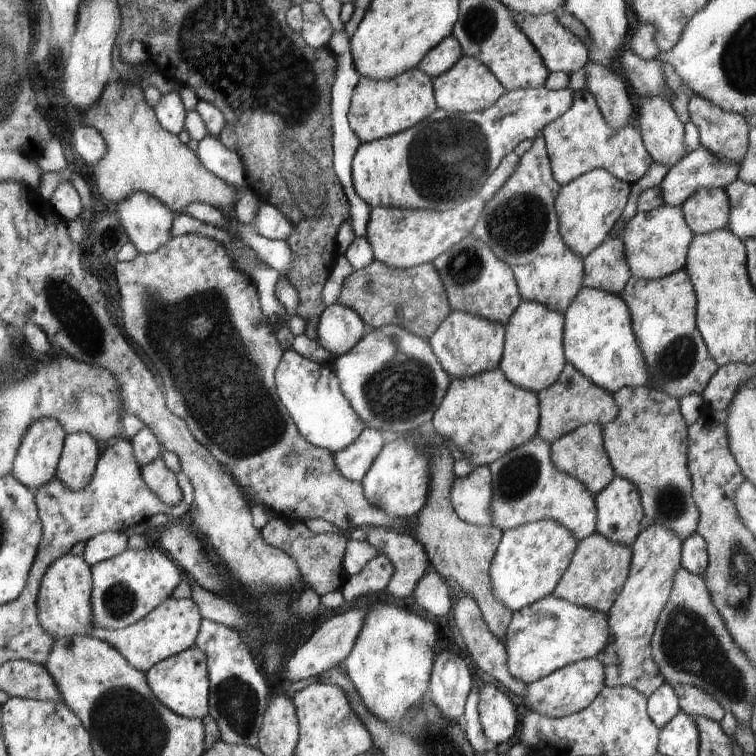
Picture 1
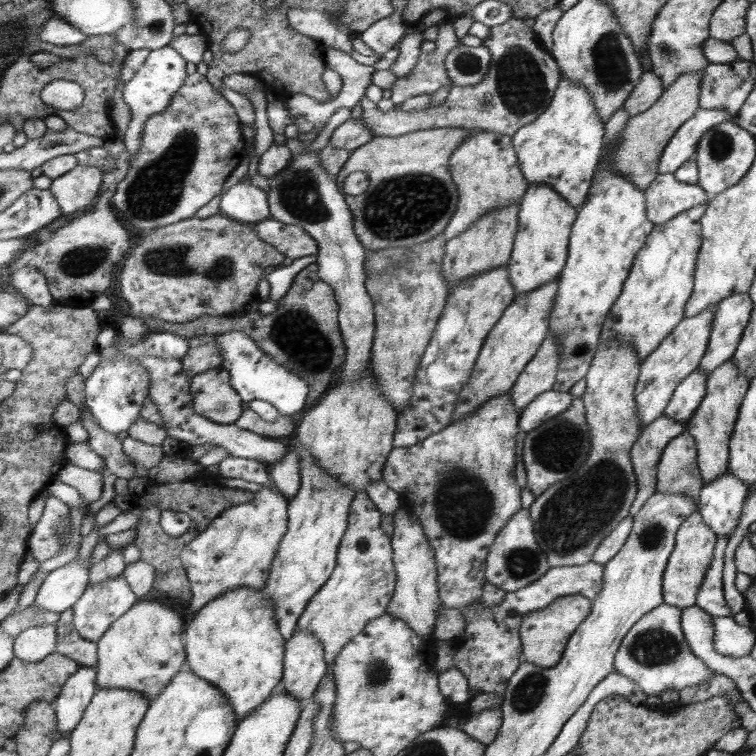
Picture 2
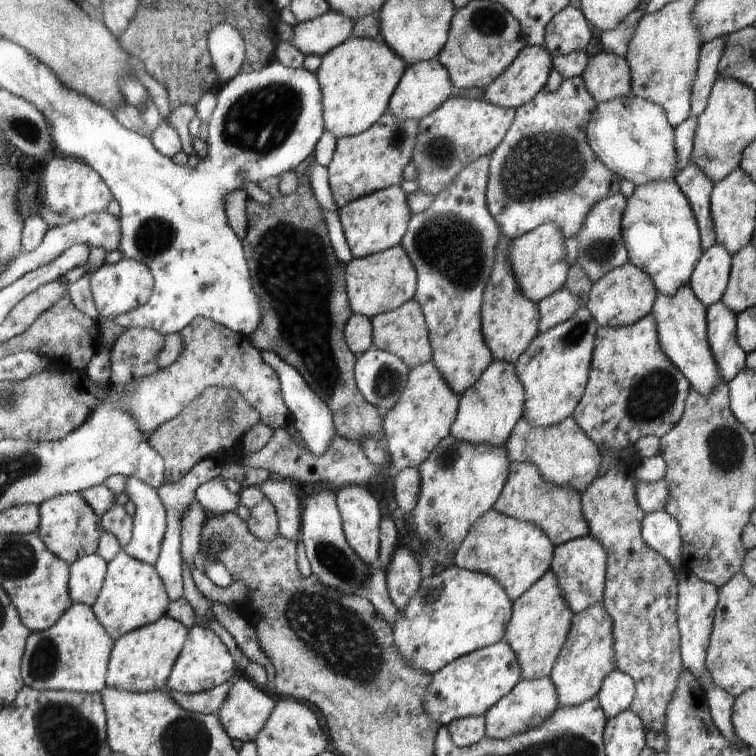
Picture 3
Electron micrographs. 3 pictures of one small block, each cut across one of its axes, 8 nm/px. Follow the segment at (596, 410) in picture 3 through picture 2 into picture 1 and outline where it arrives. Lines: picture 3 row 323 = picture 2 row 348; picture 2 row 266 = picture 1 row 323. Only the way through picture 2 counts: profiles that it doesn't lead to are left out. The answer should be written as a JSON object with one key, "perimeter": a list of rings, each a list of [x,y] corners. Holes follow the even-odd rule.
{"perimeter":[[[685,269],[668,274],[660,279],[638,279],[633,275],[625,283],[620,298],[629,302],[629,314],[633,314],[632,334],[637,334],[637,342],[641,342],[641,354],[645,354],[645,366],[651,381],[649,389],[662,392],[677,402],[687,395],[700,395],[709,377],[718,369],[718,364],[709,356],[704,342],[694,325],[695,297]]]}

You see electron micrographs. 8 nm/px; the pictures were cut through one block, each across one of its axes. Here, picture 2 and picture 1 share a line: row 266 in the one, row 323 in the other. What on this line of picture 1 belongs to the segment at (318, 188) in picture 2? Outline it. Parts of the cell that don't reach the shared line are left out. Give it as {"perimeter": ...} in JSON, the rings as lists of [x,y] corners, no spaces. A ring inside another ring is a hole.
{"perimeter":[[[337,302],[329,304],[320,316],[318,340],[338,357],[353,350],[369,331],[368,324],[353,307]]]}

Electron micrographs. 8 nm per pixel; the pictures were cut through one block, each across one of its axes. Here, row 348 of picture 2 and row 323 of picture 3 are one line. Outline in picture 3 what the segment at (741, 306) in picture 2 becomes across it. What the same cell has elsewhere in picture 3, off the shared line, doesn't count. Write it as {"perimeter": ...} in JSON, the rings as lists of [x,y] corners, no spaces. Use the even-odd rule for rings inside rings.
{"perimeter":[[[720,300],[706,308],[706,339],[721,382],[729,382],[744,368],[746,354],[735,338],[735,315]]]}

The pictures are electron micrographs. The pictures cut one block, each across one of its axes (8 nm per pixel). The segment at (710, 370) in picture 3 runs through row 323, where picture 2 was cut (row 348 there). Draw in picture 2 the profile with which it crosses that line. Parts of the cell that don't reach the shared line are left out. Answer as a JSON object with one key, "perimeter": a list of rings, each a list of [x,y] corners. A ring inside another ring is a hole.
{"perimeter":[[[717,303],[707,306],[705,310],[701,310],[691,318],[682,318],[669,331],[669,334],[665,335],[659,346],[645,356],[645,360],[640,361],[640,374],[635,386],[635,400],[642,428],[649,422],[653,422],[658,416],[663,415],[663,408],[667,406],[677,383],[698,367],[707,346],[715,309],[717,309]]]}

